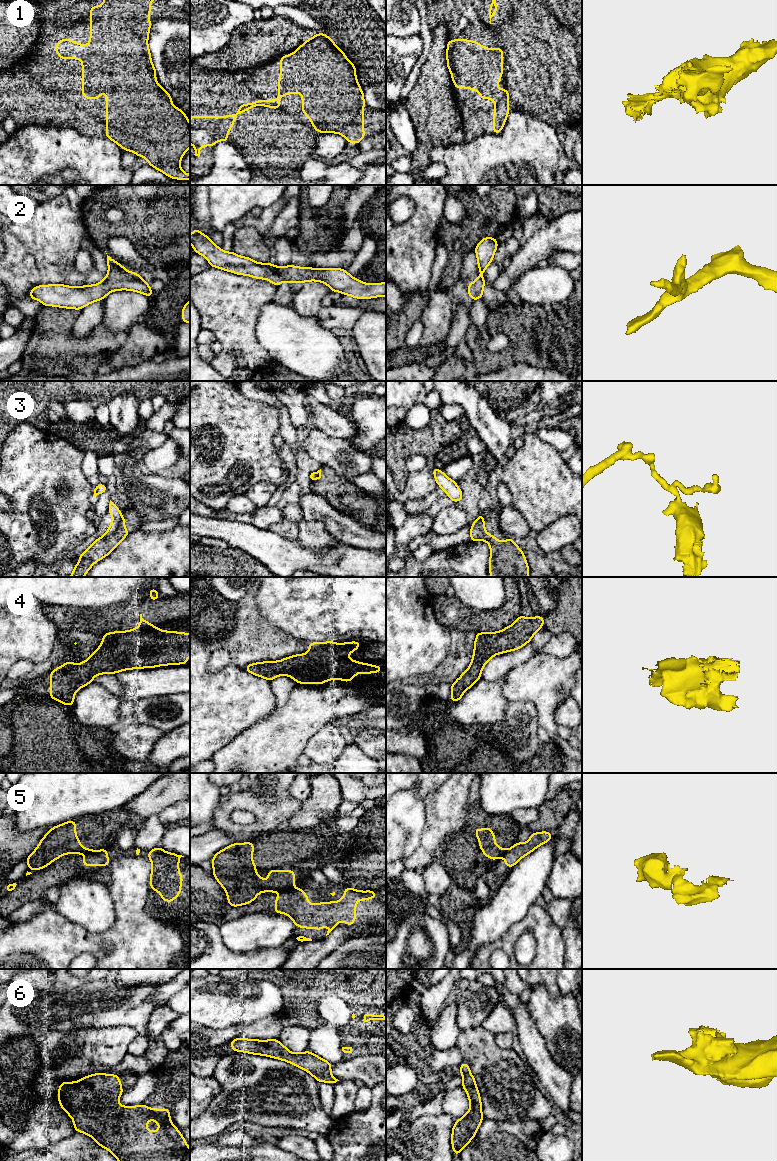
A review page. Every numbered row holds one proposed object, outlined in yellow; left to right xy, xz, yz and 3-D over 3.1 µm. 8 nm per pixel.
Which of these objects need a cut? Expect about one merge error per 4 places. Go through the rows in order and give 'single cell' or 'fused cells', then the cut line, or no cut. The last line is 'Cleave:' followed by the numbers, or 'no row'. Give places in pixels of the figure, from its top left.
1: single cell; no cut
2: single cell; no cut
3: fused cells; cut in xy along (122, 516), (117, 528), (110, 535), (101, 538)
4: single cell; no cut
5: fused cells; cut in xz along (290, 889), (283, 892)
6: single cell; no cut
Cleave: 3, 5

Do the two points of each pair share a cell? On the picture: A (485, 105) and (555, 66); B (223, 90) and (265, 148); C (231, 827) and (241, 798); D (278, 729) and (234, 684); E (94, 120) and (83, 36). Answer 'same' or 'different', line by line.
A: same
B: same
C: same
D: different
E: same

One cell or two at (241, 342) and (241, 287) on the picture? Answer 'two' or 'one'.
one

